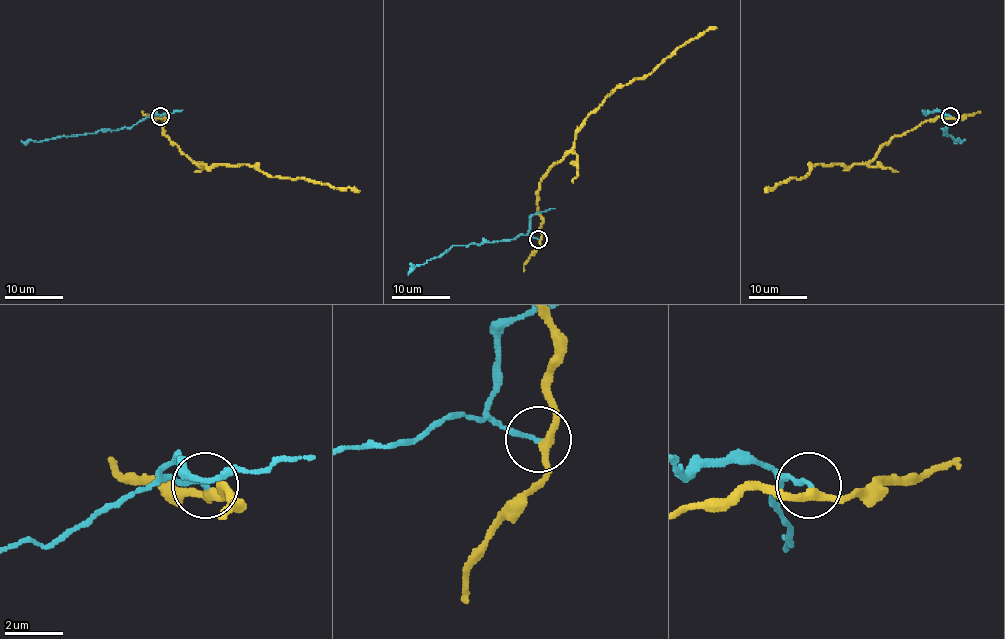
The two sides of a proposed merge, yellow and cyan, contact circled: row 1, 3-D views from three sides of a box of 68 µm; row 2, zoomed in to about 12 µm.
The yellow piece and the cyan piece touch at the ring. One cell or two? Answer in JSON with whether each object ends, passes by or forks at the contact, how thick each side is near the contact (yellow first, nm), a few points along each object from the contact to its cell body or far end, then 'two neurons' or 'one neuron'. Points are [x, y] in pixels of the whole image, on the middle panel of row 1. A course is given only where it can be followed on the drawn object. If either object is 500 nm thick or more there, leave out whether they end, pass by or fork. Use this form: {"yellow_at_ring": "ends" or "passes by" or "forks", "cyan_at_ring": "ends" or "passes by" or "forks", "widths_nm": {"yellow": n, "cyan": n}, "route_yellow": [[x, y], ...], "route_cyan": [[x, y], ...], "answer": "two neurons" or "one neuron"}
{"yellow_at_ring": "passes by", "cyan_at_ring": "ends", "widths_nm": {"yellow": 240, "cyan": 160}, "route_yellow": [[539, 239], [538, 182], [573, 146], [576, 130], [612, 92], [644, 79], [678, 48], [717, 28]], "route_cyan": [[538, 239], [517, 235], [510, 241], [453, 245], [408, 275]], "answer": "two neurons"}

